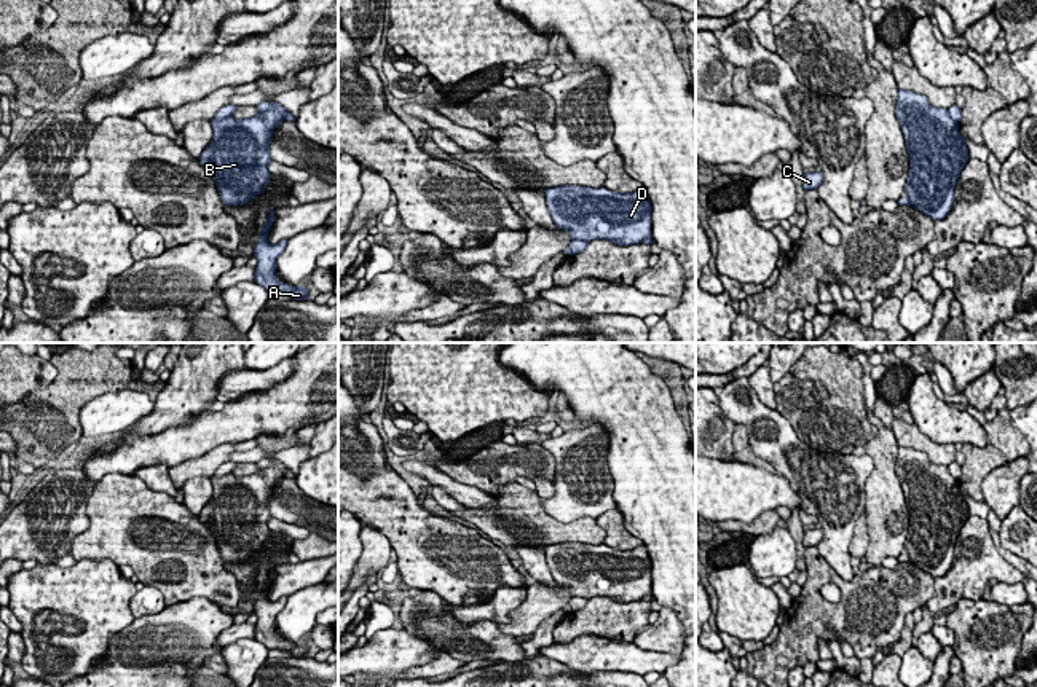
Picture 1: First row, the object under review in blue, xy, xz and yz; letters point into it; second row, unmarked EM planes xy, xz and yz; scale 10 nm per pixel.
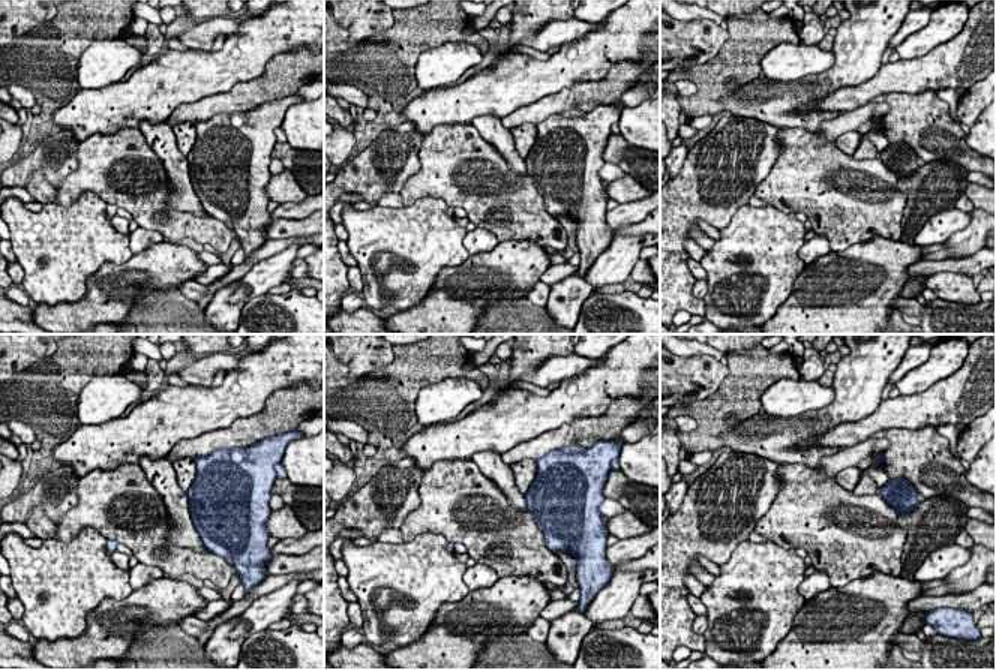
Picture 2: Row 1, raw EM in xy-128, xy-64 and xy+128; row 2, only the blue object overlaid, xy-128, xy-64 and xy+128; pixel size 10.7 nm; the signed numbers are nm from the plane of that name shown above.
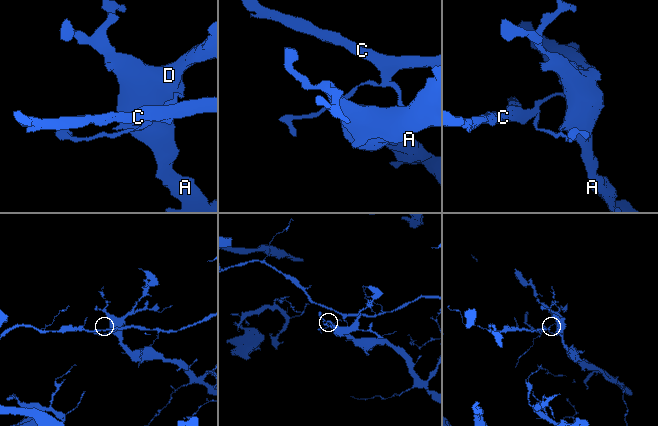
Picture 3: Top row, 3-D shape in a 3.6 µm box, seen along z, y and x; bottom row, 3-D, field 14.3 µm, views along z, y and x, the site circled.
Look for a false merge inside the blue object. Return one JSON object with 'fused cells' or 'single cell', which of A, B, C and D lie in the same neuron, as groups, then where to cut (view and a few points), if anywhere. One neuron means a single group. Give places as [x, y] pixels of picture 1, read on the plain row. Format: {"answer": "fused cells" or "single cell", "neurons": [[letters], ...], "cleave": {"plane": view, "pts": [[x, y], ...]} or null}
{"answer": "fused cells", "neurons": [["A", "B", "D"], ["C"]], "cleave": {"plane": "xy", "pts": [[232, 471], [212, 477]]}}

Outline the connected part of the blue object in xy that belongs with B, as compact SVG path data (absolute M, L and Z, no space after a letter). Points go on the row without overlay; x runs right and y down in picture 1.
M271 461L273 464L270 467L260 469L252 475L238 477L231 472L223 477L211 477L214 493L198 516L214 536L223 564L247 561L270 540L270 501L273 497L274 486L289 470L281 461Z

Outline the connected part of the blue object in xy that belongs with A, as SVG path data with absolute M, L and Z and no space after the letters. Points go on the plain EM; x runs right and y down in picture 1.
M270 567L263 585L254 603L254 614L257 615L254 639L260 641L268 650L282 649L289 650L292 657L308 657L308 644L292 644L281 639L276 634L276 615L284 609L287 596L271 601L268 598L268 590L273 583L276 567Z

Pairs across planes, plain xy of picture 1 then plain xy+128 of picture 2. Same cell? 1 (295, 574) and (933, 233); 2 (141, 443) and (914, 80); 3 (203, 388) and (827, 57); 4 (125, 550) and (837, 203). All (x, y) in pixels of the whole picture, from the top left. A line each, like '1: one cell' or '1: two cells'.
1: one cell
2: one cell
3: two cells
4: one cell

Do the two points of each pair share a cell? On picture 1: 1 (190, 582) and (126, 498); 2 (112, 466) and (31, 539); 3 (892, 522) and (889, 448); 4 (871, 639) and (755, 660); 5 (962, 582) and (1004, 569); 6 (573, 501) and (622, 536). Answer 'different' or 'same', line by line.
1: same
2: different
3: same
4: same
5: same
6: different

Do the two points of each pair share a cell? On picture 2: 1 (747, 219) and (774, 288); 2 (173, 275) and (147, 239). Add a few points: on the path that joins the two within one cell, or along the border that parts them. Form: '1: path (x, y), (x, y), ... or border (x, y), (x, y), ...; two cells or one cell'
1: path (755, 236), (758, 239), (758, 263), (767, 272); one cell
2: border (164, 240), (134, 255); two cells

